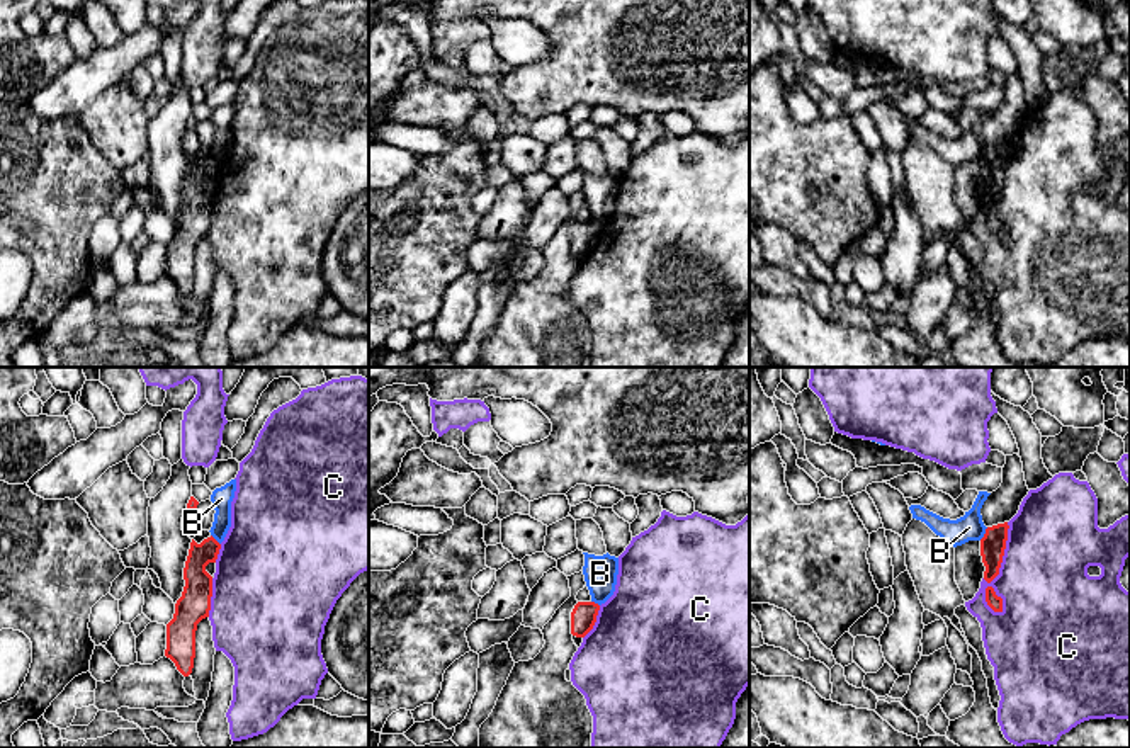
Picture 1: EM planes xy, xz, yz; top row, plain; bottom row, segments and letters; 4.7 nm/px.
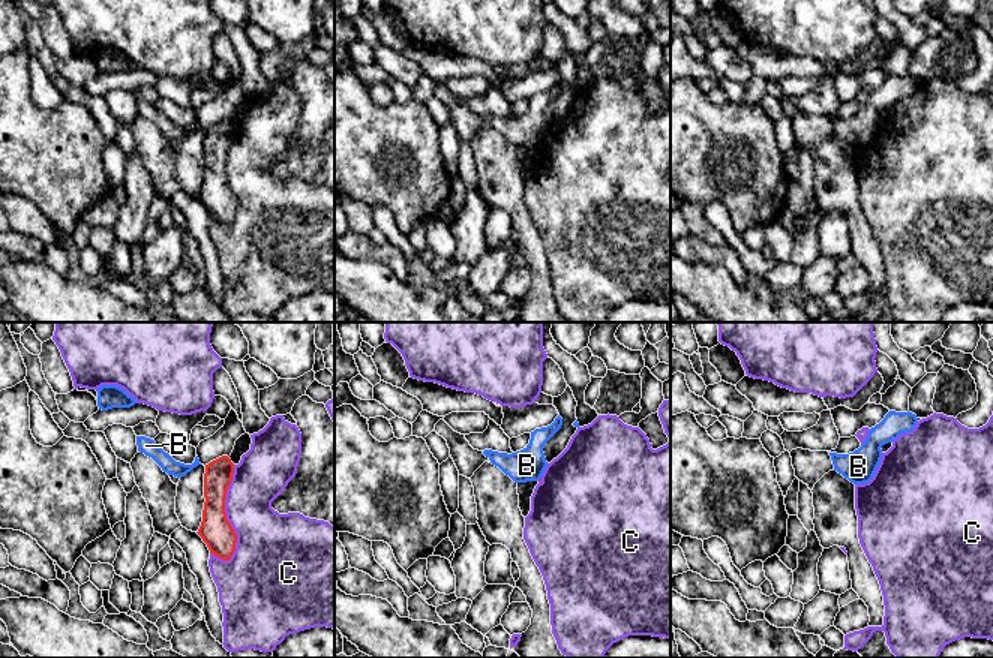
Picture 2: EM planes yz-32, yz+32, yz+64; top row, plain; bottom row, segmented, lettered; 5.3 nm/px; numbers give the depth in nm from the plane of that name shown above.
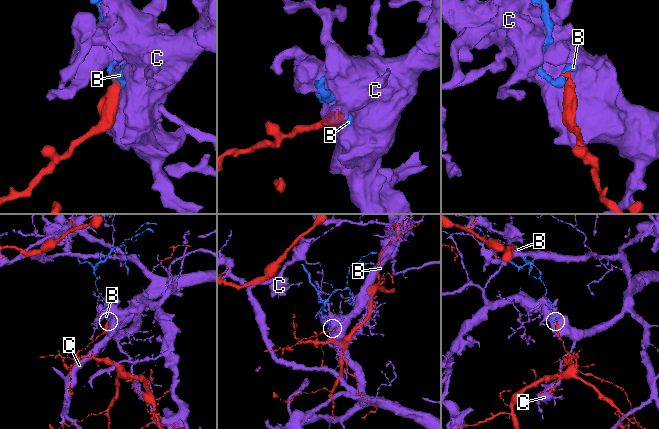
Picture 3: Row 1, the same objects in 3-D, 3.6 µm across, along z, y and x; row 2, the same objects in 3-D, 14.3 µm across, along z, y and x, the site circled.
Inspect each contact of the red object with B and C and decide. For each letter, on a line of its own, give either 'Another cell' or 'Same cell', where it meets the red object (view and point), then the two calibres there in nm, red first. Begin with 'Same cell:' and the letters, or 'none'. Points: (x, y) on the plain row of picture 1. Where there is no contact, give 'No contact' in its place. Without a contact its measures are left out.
Same cell: none
B: Another cell. Touches red at yz (984, 153). Thickness 120 nm (red) against 130 nm
C: Another cell. Touches red at yz (1000, 186). Thickness 120 nm (red) against 420 nm

